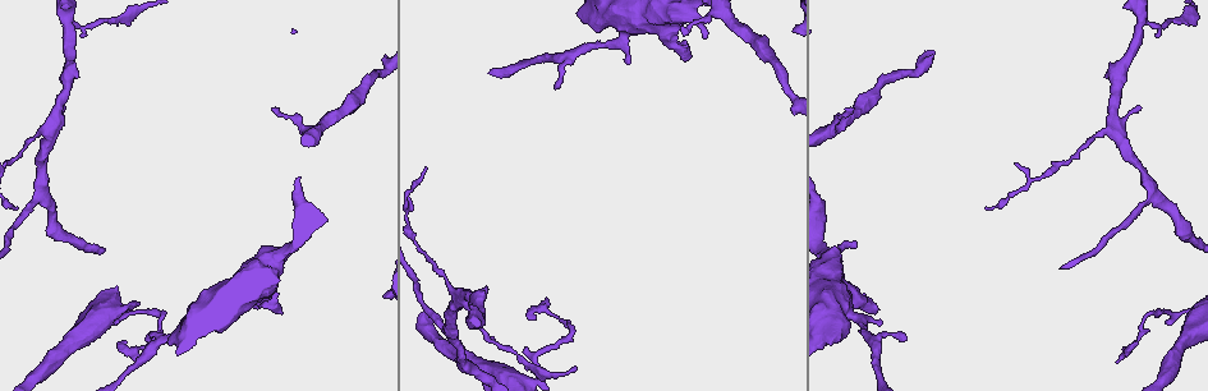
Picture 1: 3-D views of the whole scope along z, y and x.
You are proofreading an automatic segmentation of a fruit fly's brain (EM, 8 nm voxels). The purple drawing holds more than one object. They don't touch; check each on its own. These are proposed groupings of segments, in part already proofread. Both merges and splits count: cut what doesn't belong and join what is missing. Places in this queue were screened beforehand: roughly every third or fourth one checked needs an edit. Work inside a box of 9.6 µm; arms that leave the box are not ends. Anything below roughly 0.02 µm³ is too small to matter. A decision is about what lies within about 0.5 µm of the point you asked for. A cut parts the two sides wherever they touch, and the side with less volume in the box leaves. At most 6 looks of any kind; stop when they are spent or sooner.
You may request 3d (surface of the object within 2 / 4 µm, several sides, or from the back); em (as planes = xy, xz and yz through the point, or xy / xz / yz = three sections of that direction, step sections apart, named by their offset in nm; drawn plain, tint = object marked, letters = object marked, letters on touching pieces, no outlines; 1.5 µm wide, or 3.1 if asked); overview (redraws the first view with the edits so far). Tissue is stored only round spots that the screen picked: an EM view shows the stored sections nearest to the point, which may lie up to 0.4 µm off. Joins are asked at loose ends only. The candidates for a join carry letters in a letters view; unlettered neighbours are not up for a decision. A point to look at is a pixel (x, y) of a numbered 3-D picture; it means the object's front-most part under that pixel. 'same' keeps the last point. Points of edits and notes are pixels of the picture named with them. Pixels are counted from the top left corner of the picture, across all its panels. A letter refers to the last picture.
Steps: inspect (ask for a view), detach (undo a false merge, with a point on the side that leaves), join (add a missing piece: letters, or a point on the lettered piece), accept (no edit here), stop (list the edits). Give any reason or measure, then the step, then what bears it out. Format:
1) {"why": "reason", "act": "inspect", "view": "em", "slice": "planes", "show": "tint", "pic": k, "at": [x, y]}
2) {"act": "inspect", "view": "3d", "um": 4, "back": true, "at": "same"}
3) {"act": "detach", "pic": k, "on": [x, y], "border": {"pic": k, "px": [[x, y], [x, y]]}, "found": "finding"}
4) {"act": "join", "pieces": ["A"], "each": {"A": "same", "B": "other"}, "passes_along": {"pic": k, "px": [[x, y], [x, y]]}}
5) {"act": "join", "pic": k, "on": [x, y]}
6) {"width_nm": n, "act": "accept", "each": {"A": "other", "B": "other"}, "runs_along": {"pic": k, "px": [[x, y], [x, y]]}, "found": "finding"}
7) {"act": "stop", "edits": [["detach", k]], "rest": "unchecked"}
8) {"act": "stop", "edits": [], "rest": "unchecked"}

{"why": "branch stops here", "act": "inspect", "view": "em", "slice": "planes", "show": "letters", "pic": 1, "at": [683, 26]}

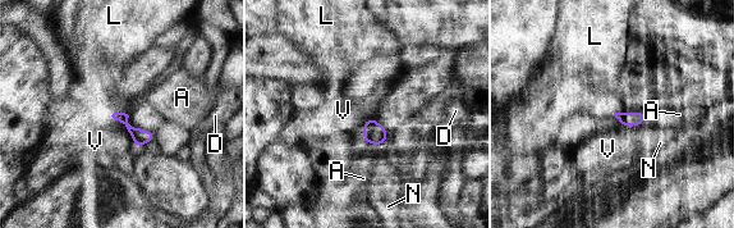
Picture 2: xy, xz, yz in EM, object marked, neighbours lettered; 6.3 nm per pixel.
{"act": "accept", "each": {"A": "other", "D": "other", "L": "other", "N": "other", "V": "other"}, "runs_along": {"pic": 2, "px": [[117, 115], [140, 136], [151, 137]]}, "found": "none of them fits"}

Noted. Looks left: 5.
{"act": "inspect", "view": "em", "slice": "planes", "show": "letters", "pic": 1, "at": [691, 58]}

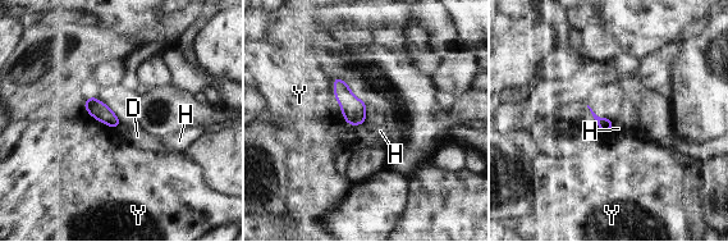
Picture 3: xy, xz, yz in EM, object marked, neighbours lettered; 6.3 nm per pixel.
{"act": "accept", "each": {"D": "other", "H": "other", "Y": "other"}, "border": {"pic": 3, "px": [[616, 120], [609, 132]]}, "found": "none of them fits"}

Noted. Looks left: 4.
{"why": "branch stops here", "act": "inspect", "view": "3d", "um": 2, "pic": 1, "at": [1137, 106]}

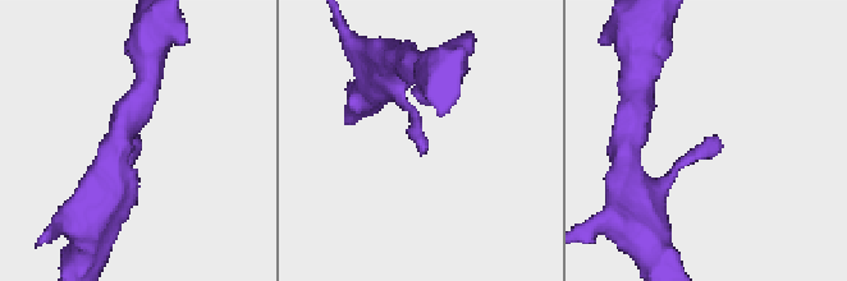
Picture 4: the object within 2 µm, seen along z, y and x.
{"why": "shape alone is not enough", "act": "inspect", "view": "em", "slice": "planes", "show": "letters", "pic": 4, "at": [138, 135]}

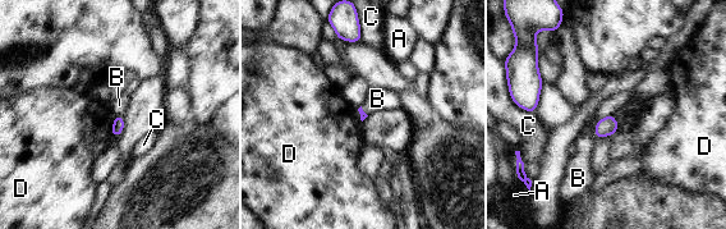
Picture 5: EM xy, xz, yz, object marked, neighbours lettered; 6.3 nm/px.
{"act": "accept", "each": {"A": "other", "B": "other", "C": "other", "D": "other"}, "border": {"pic": 5, "px": [[612, 113], [597, 122], [596, 140]]}, "found": "no lettered piece goes on from it"}

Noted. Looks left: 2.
{"act": "stop", "edits": [], "rest": "unchecked"}

